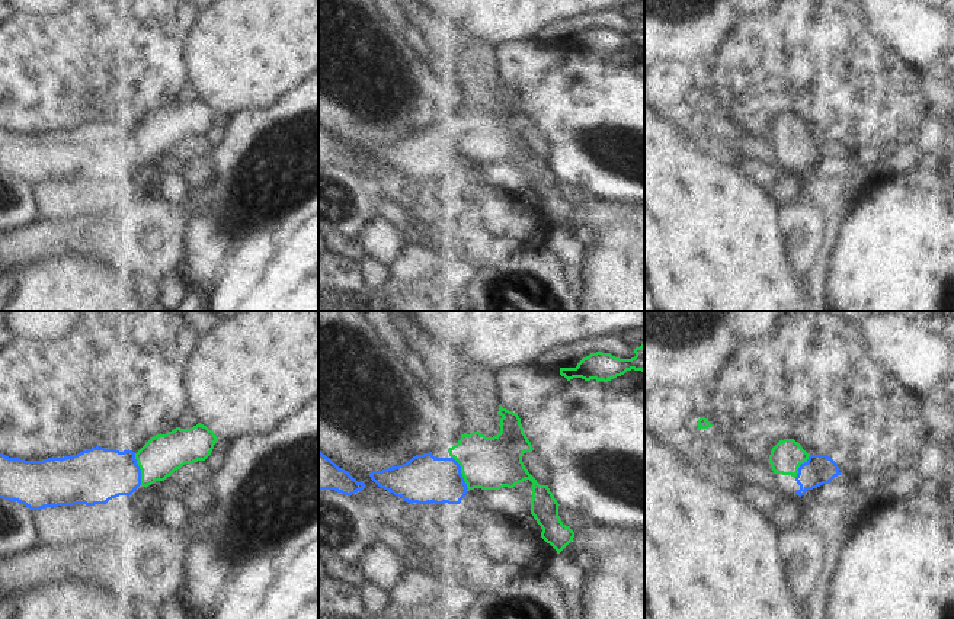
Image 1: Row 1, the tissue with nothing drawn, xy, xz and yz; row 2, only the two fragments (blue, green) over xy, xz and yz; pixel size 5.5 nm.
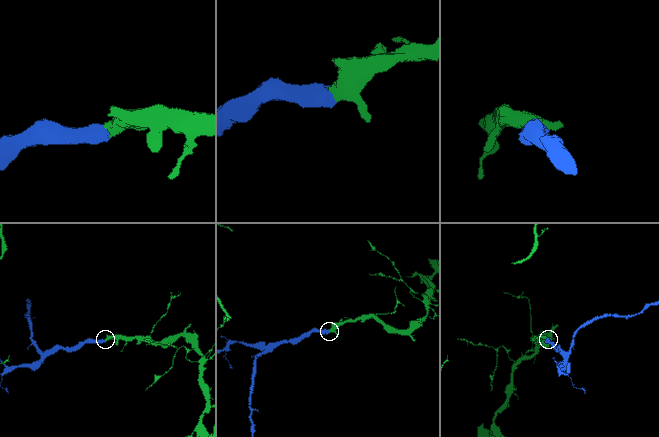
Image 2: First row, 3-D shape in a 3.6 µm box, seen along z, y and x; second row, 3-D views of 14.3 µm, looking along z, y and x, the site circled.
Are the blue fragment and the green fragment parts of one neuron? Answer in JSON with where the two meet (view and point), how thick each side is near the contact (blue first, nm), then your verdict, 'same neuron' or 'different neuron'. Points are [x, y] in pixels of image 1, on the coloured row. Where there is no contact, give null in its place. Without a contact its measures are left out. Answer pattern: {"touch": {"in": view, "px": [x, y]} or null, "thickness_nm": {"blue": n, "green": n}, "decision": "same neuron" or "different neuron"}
{"touch": {"in": "xz", "px": [460, 472]}, "thickness_nm": {"blue": 260, "green": 280}, "decision": "same neuron"}

